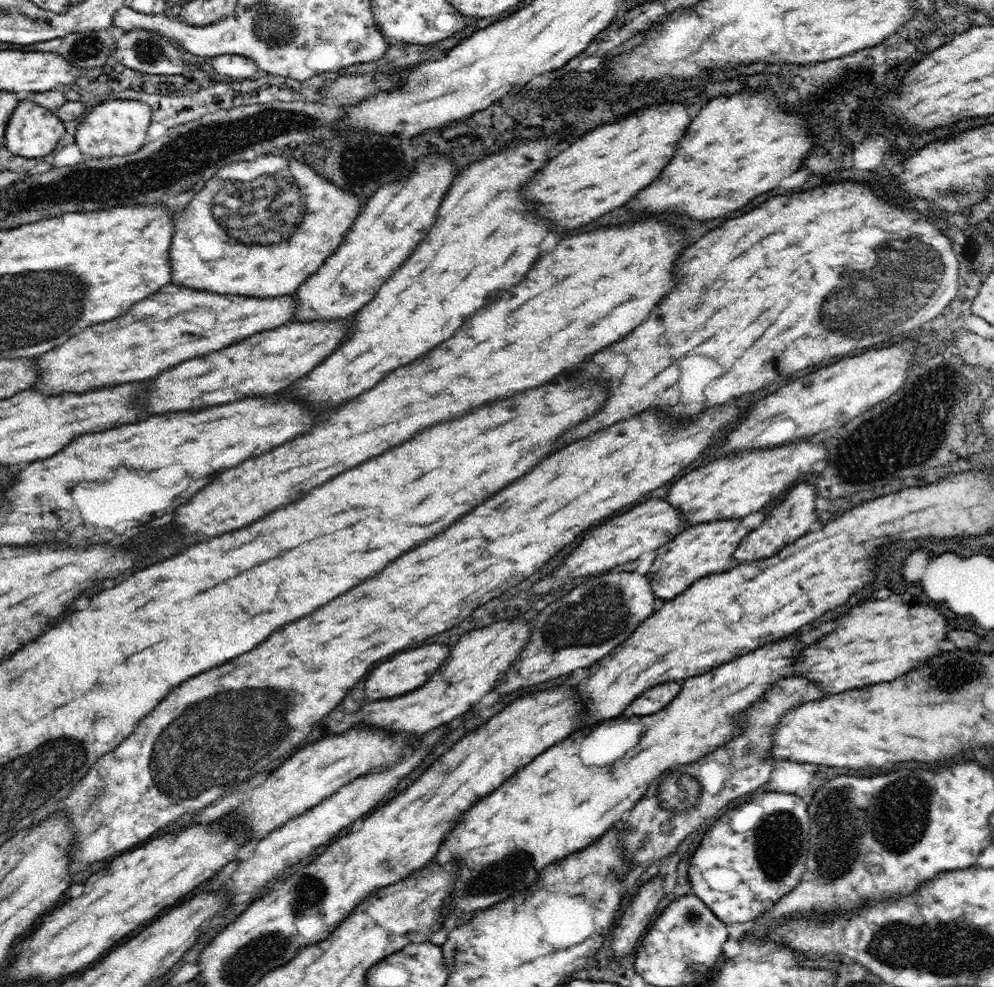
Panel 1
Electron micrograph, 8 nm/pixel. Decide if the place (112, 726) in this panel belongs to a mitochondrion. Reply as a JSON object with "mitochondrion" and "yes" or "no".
{"mitochondrion":"no"}

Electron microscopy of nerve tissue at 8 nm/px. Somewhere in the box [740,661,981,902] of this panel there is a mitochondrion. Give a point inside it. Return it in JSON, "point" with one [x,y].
{"point":[910,821]}

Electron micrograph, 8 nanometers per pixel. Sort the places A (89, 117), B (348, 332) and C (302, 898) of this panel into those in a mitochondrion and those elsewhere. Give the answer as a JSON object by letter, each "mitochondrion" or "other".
{"A":"other","B":"other","C":"mitochondrion"}

